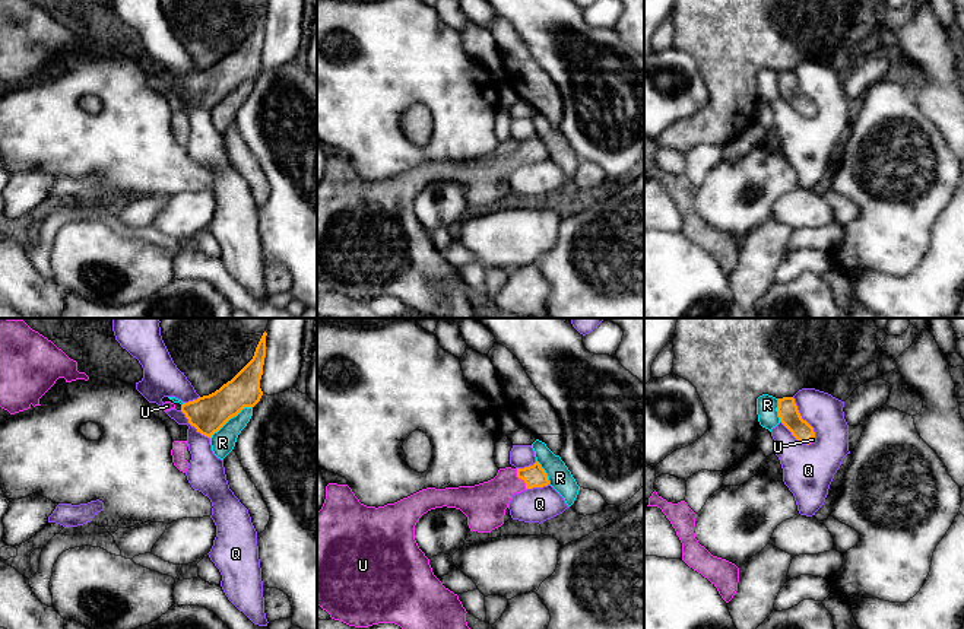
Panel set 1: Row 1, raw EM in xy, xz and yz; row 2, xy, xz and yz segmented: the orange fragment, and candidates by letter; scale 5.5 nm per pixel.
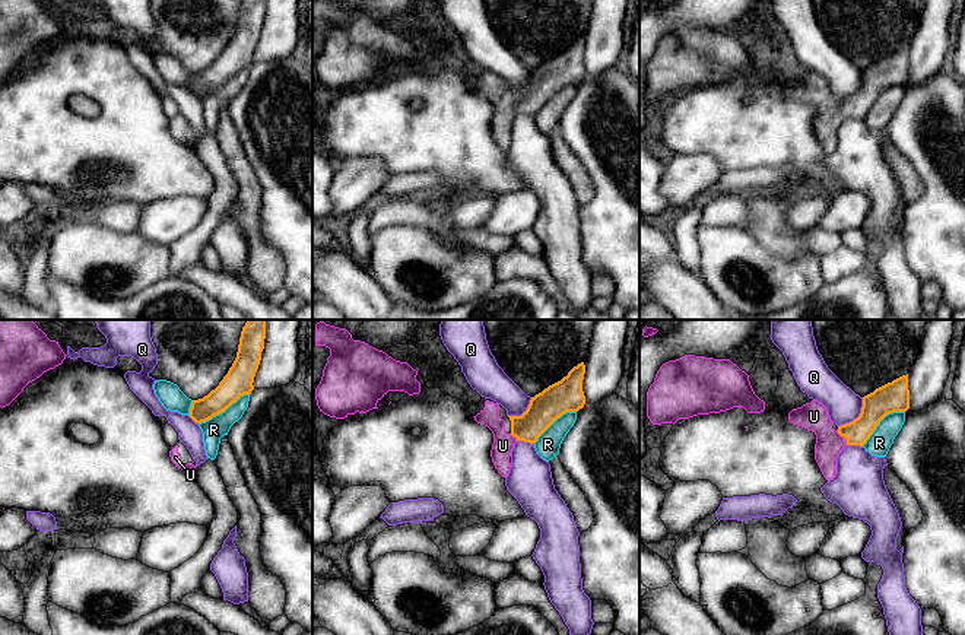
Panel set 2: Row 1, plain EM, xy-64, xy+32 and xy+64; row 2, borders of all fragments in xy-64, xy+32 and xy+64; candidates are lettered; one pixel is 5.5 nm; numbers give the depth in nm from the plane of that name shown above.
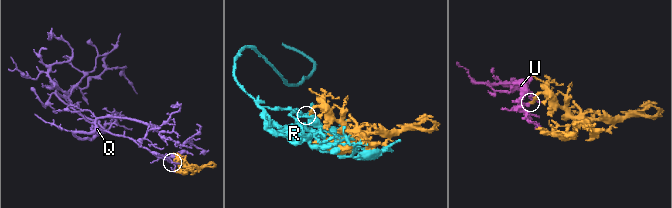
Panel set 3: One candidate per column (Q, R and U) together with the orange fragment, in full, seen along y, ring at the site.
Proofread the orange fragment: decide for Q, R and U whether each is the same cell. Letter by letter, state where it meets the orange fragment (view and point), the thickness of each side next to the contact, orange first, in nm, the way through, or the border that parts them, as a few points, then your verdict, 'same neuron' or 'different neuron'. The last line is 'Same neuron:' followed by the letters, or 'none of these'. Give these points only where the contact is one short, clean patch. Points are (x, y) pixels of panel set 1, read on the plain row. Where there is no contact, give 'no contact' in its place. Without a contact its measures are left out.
Q: contact yz (801, 91); calibres 120 and 220 nm; different neuron
R: contact xy (230, 91); calibres 200 and 130 nm; different neuron
U: contact xz (520, 151); calibres 120 and 240 nm; way xz (533, 149), (520, 151), (509, 153), (484, 177); same neuron
Same neuron: U

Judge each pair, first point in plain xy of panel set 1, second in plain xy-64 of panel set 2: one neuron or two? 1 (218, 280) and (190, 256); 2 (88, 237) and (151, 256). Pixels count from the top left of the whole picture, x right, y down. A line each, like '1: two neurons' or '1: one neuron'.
1: two neurons
2: one neuron

